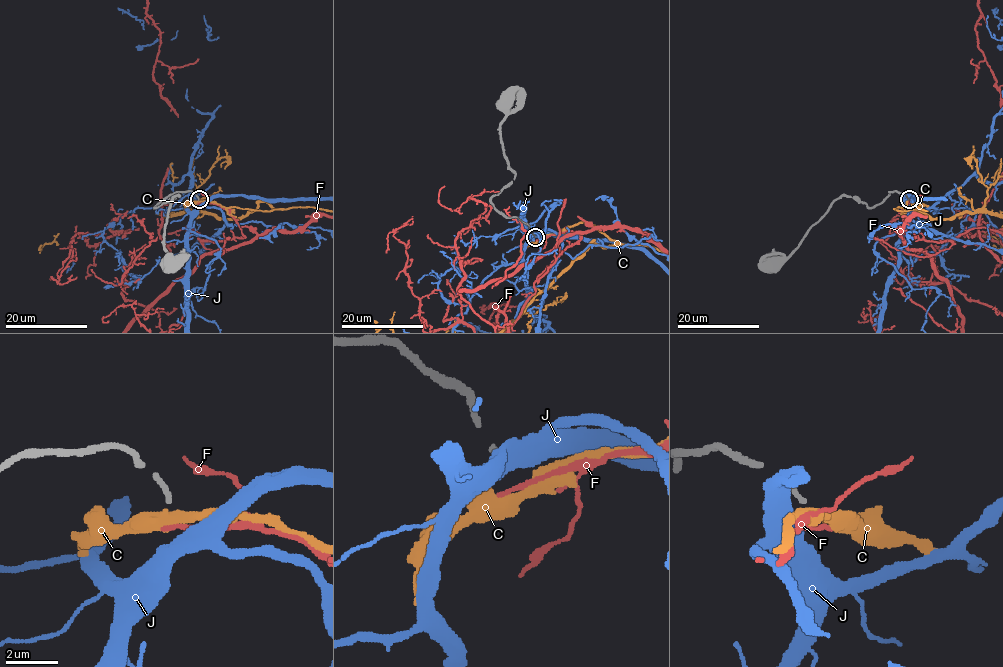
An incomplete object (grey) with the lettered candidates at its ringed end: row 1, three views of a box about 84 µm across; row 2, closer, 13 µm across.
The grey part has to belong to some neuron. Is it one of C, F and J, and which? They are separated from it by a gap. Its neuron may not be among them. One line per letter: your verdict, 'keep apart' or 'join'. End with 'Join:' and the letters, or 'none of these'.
C: keep apart
F: keep apart
J: join
Join: J

